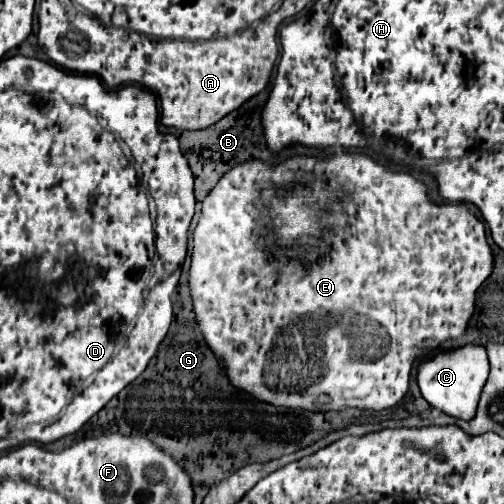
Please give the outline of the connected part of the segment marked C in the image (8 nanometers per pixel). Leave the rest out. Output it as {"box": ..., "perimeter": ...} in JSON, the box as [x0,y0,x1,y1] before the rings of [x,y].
{"box":[418,344,488,420],"perimeter":[[[468,344],[454,352],[442,352],[436,358],[422,362],[418,368],[418,386],[422,396],[430,406],[442,410],[448,416],[472,420],[476,416],[476,406],[480,400],[480,392],[488,378],[488,356],[482,346]]]}

